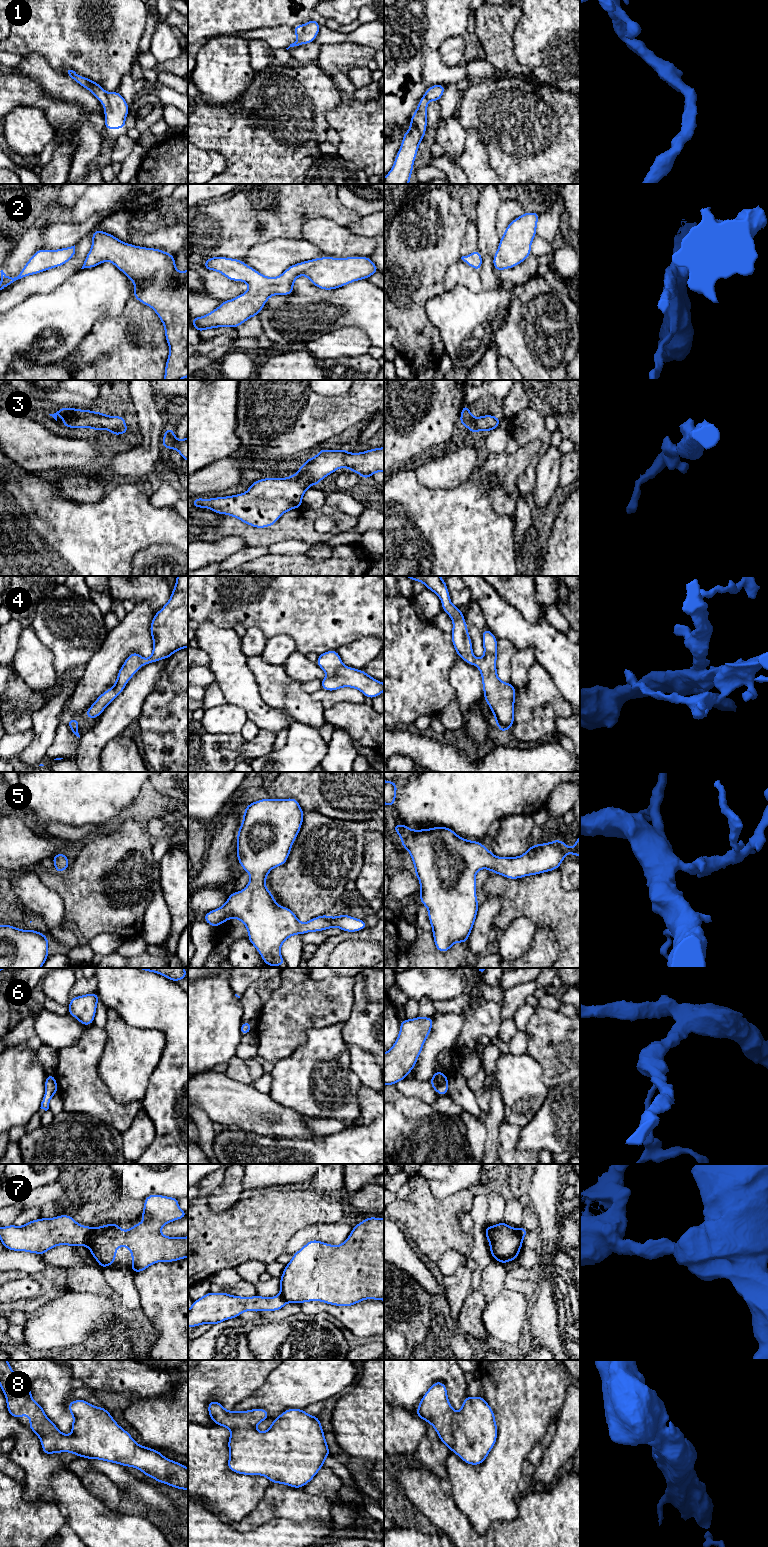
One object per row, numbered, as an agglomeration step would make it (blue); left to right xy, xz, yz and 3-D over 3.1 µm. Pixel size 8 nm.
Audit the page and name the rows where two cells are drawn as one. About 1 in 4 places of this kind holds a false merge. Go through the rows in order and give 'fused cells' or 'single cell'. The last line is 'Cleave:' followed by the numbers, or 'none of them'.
1: single cell
2: single cell
3: single cell
4: single cell
5: single cell
6: single cell
7: fused cells
8: single cell
Cleave: 7

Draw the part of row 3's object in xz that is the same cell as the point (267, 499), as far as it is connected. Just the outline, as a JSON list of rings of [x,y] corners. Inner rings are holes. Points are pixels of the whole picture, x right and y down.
[[[384,447],[370,449],[359,453],[349,453],[346,448],[341,450],[318,449],[319,454],[313,458],[307,458],[299,467],[299,471],[287,478],[263,478],[254,481],[246,493],[216,497],[210,499],[195,498],[191,506],[208,508],[217,514],[230,515],[240,521],[255,527],[267,528],[274,525],[282,514],[295,508],[303,507],[302,498],[306,490],[312,485],[318,485],[321,480],[339,468],[346,467],[365,480],[376,472],[384,472]]]

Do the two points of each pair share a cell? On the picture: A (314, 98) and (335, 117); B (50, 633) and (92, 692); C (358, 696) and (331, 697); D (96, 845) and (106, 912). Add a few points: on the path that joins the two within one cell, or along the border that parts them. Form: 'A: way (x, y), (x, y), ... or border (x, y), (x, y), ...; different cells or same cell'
A: border (336, 88), (339, 103), (326, 112), (329, 126); different cells
B: border (98, 649), (83, 668); different cells
C: way (351, 696), (338, 696); same cell
D: way (98, 862), (100, 895); same cell

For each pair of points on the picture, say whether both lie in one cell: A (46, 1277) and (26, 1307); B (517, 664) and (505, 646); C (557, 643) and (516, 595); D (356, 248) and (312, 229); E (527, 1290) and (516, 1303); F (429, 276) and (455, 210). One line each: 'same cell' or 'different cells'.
A: same cell
B: different cells
C: different cells
D: same cell
E: different cells
F: same cell

